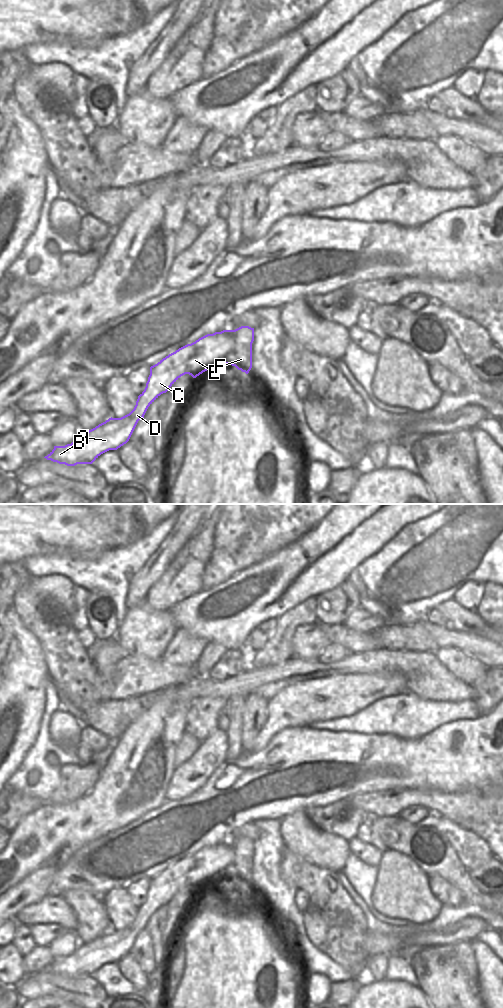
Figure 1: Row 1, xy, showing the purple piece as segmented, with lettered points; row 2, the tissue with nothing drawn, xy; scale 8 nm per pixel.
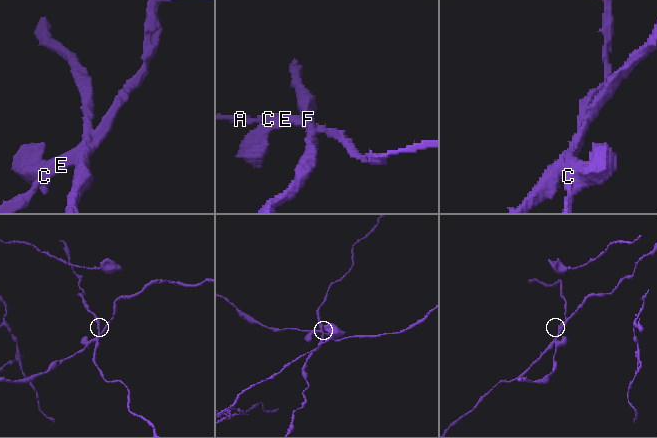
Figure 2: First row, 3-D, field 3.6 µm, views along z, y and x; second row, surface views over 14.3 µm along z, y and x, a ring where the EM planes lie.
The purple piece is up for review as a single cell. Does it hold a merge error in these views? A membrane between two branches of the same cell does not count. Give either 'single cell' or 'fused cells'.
fused cells

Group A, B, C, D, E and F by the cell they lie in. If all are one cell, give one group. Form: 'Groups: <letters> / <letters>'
Groups: A B C D E / F.

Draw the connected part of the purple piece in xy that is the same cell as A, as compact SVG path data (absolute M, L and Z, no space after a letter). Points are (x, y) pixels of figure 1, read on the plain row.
M223 842L179 860L150 879L146 899L129 926L121 930L111 929L87 944L79 944L71 956L54 958L44 970L75 978L92 976L101 966L117 962L129 953L148 919L181 888L189 886L196 890L209 881L226 876L226 869L235 859L234 842Z

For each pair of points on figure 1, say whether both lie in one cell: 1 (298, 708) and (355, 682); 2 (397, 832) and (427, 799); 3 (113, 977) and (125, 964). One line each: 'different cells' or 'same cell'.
1: same cell
2: different cells
3: different cells

